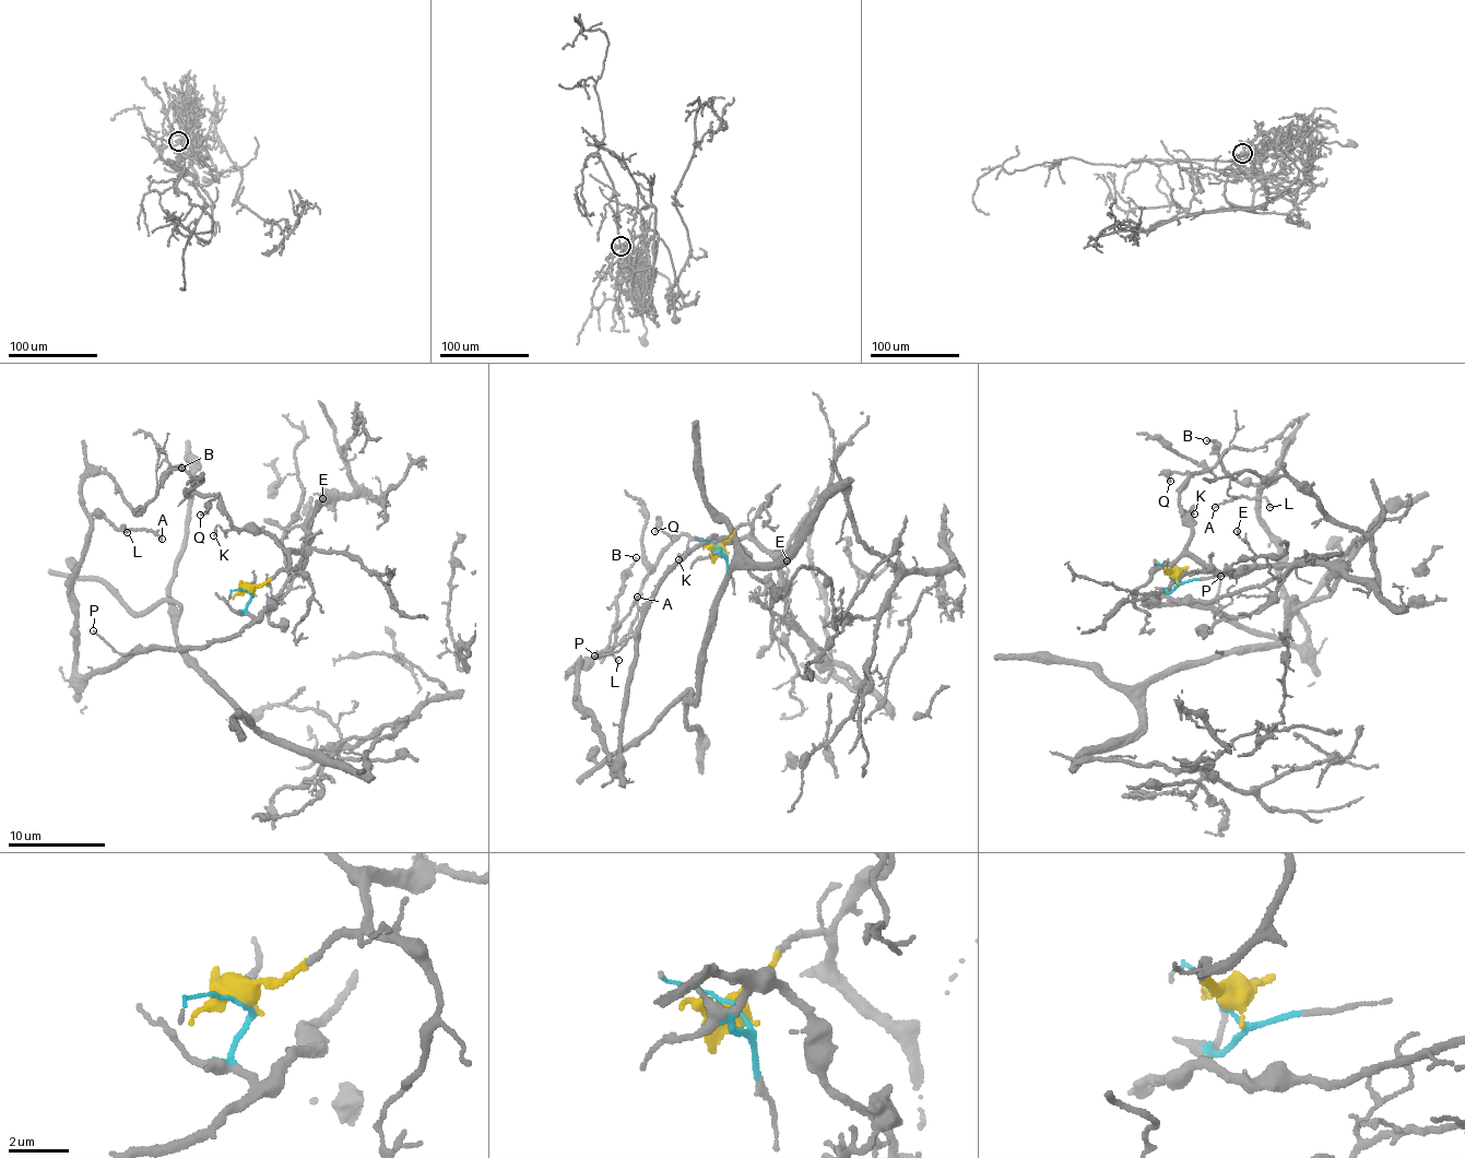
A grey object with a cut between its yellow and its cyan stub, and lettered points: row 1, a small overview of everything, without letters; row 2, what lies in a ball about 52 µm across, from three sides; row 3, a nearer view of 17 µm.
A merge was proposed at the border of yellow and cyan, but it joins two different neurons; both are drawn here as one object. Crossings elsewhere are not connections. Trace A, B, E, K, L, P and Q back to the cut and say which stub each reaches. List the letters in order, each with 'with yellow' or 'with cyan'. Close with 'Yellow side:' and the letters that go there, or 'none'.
A: with cyan
B: with cyan
E: with yellow
K: with yellow
L: with cyan
P: with cyan
Q: with yellow
Yellow side: E, K, Q

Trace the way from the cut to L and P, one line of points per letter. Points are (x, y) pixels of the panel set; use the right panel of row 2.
L: (1171, 576), (1145, 602), (1218, 607), (1302, 646), (1259, 512), (1272, 481), (1268, 508)
P: (1171, 576), (1177, 588), (1145, 602), (1197, 602), (1208, 606), (1221, 576)

